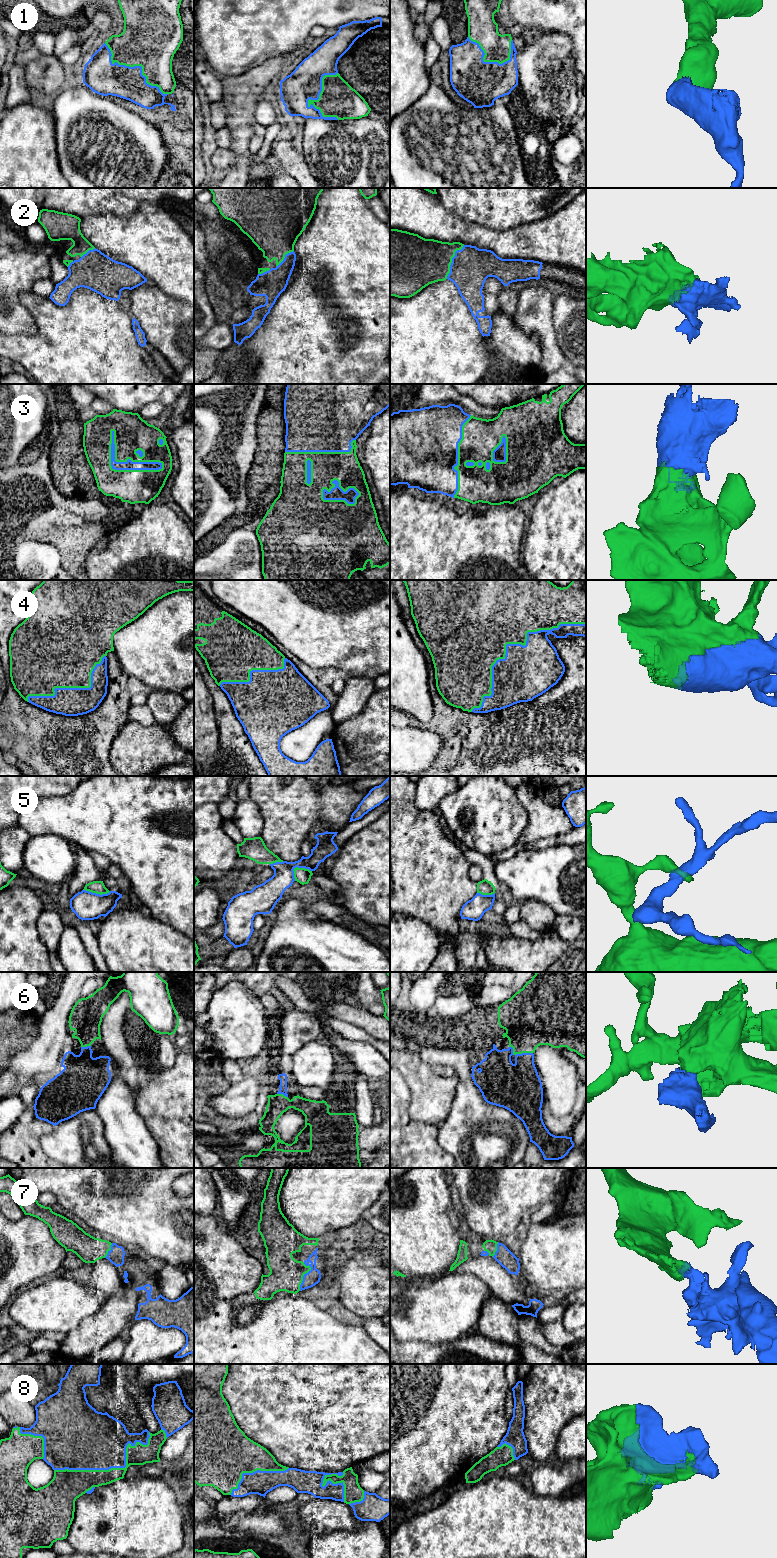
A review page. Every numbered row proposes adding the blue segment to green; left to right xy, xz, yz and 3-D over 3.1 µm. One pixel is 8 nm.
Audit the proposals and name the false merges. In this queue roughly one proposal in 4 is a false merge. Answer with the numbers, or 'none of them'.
5

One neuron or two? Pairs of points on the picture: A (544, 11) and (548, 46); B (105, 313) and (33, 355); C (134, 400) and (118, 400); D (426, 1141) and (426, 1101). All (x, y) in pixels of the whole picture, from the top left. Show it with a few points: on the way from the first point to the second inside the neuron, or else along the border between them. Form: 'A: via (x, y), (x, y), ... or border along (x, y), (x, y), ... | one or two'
A: border along (569, 37), (538, 32), (525, 43) | two
B: via (87, 331), (63, 355), (51, 355) | one
C: via (130, 400), (122, 400) | one
D: border along (408, 1108), (408, 1114), (416, 1121), (437, 1126) | two

